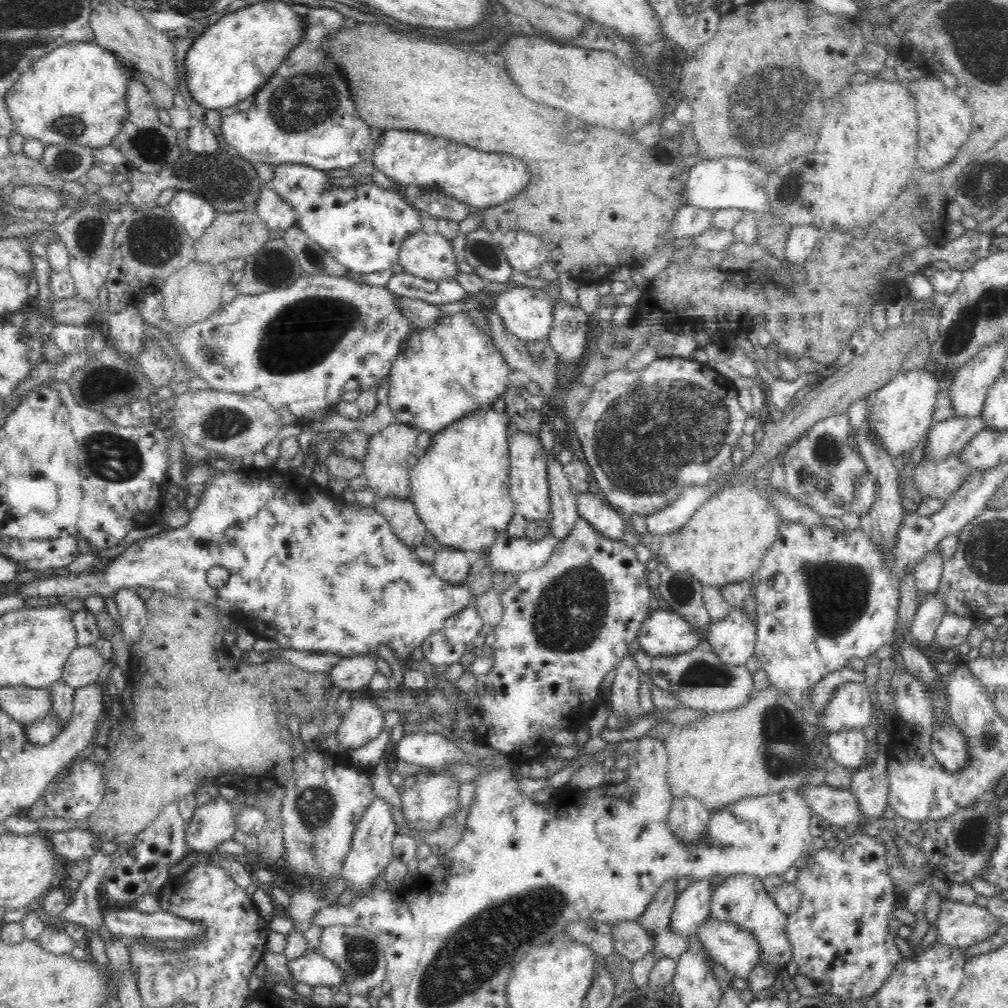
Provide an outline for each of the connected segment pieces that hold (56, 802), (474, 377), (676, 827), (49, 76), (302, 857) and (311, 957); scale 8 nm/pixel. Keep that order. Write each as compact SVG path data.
M88 759L77 760L69 767L69 773L64 779L54 777L46 790L41 794L39 806L50 810L56 818L62 820L88 820L100 808L106 794L106 777L103 765Z
M454 313L447 314L441 318L441 321L430 328L425 328L422 330L412 330L410 336L406 338L403 342L403 348L398 353L398 356L395 358L395 361L392 363L392 368L389 374L389 394L388 400L389 405L396 417L397 421L404 423L405 425L410 425L412 428L418 429L419 431L428 432L431 435L434 433L439 433L446 426L451 425L455 420L464 418L469 414L472 414L480 409L488 409L493 406L494 402L500 398L504 397L504 394L507 392L510 382L508 380L508 374L511 370L506 364L502 353L496 351L493 341L485 334L470 315L466 313Z
M692 797L674 798L667 812L668 825L674 838L686 844L699 840L711 817L711 812L704 804Z
M75 42L56 47L20 75L8 90L5 103L17 132L56 144L60 134L82 146L110 145L125 120L126 86L130 75L115 54L96 42Z
M307 750L293 760L290 778L282 789L284 798L279 816L286 846L284 860L291 870L309 874L323 883L340 878L357 825L375 797L370 776L370 770L368 774L360 774L360 769L342 766L319 750Z
M308 950L303 956L290 960L288 971L295 982L305 982L311 987L318 985L332 987L349 981L345 972L318 950Z

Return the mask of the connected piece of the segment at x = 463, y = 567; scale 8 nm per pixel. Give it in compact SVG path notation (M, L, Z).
M437 546L432 565L438 577L454 585L465 582L471 567L464 551L444 546Z

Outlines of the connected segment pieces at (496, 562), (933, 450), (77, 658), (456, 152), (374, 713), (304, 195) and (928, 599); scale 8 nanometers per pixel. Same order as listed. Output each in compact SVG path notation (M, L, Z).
M502 531L486 551L486 561L492 572L502 571L507 576L516 576L518 573L544 566L558 543L559 540L550 533L543 539L531 541L526 536L513 537Z
M981 415L952 417L948 420L934 421L928 430L924 456L939 461L948 455L962 451L974 434L986 429L986 421Z
M93 645L76 646L64 665L63 680L74 689L80 689L98 681L104 661Z
M372 127L371 134L375 140L371 160L376 170L383 172L401 187L405 185L427 186L431 190L437 190L444 195L456 198L464 205L468 204L474 210L488 209L516 197L531 179L528 167L519 158L503 152L498 154L476 150L471 146L416 130L382 130Z
M373 700L352 702L351 709L342 717L336 734L347 750L360 748L384 730L384 713Z
M283 163L277 165L270 188L297 213L296 227L311 240L330 253L336 262L357 274L370 274L391 269L399 260L402 242L416 232L424 230L419 212L406 203L398 189L386 189L374 184L356 185L349 188L332 187L327 172L302 163Z
M937 591L927 594L913 616L910 636L921 646L934 644L936 629L946 613L944 597Z

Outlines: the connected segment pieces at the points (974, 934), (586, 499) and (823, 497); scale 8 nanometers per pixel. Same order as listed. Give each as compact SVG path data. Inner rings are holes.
M945 899L940 907L941 910L948 908L948 912L944 912L942 920L936 921L936 942L949 947L964 949L984 942L992 938L1002 925L987 907L976 903L964 904Z
M592 493L577 496L578 515L605 537L620 540L627 530L627 518Z
M848 413L835 414L815 422L809 429L806 429L802 436L799 436L792 444L787 446L780 454L779 463L785 472L787 492L792 498L799 500L802 504L818 511L821 516L839 518L851 510L851 500L856 493L860 478L869 472L864 464L864 459L859 449L850 444L852 428Z

